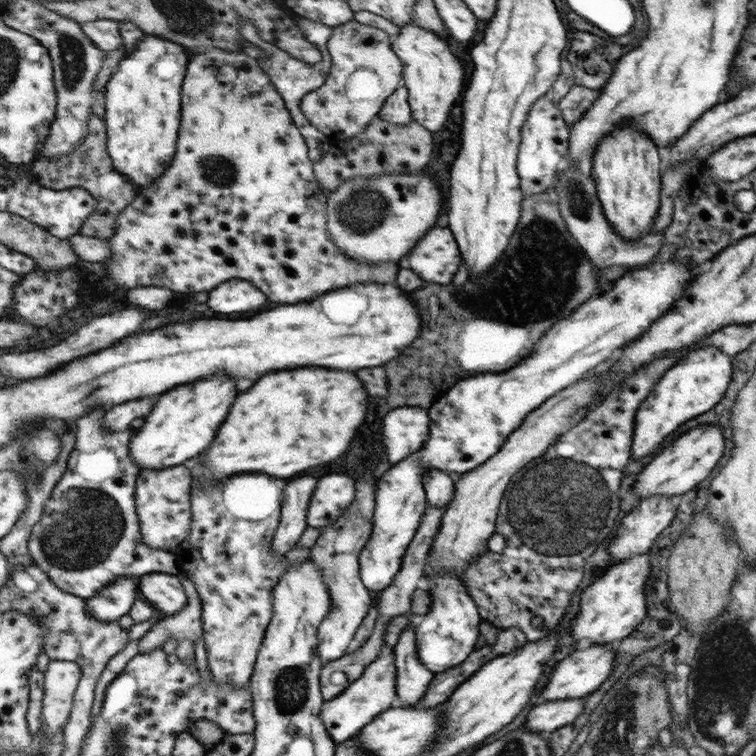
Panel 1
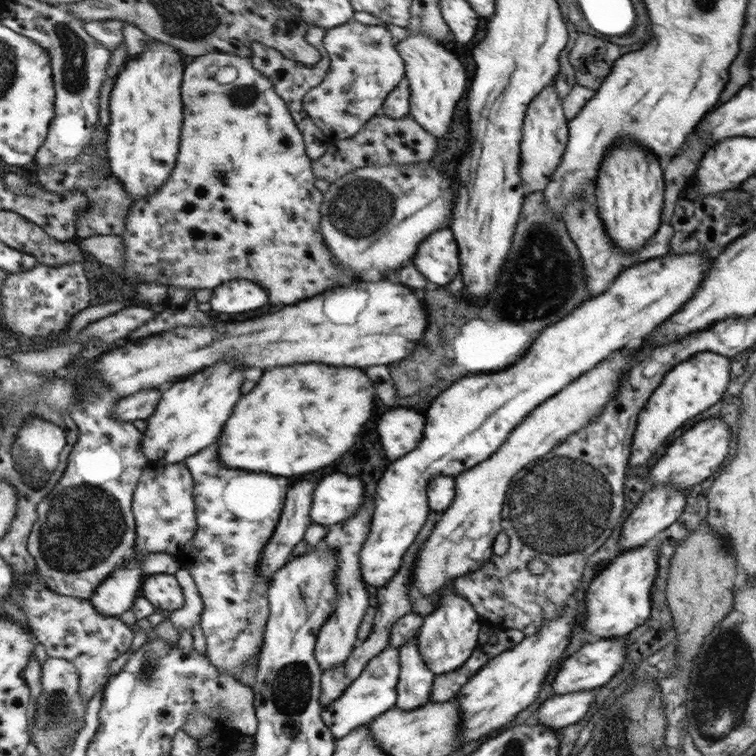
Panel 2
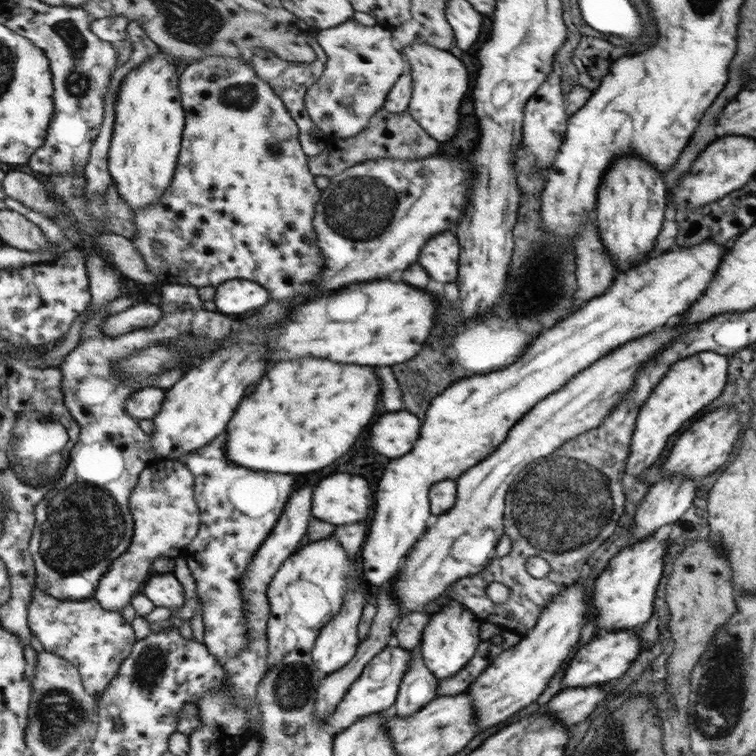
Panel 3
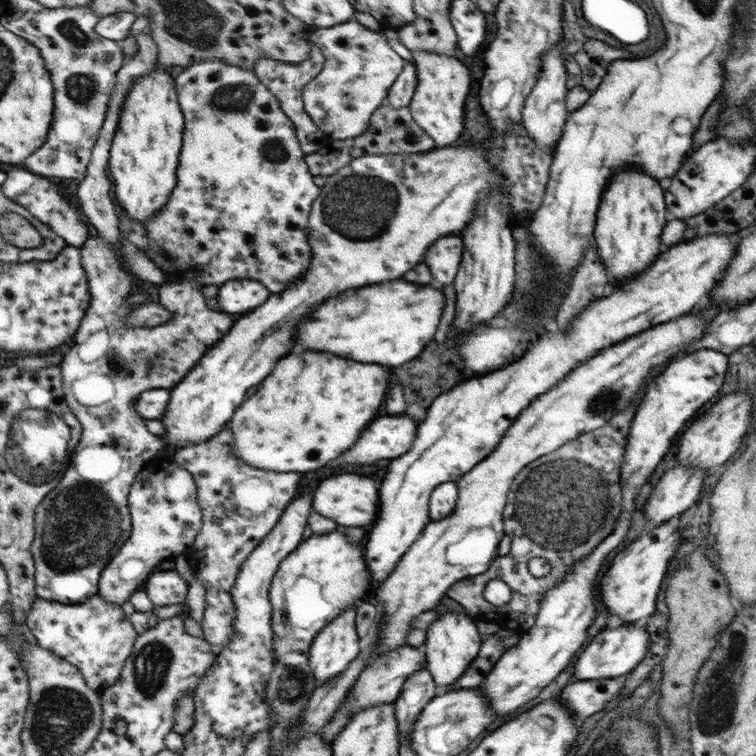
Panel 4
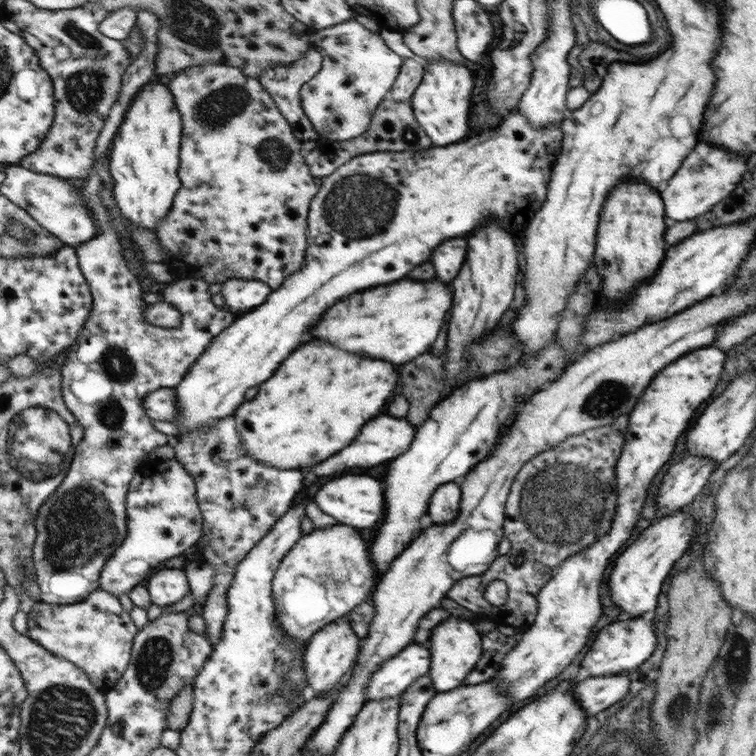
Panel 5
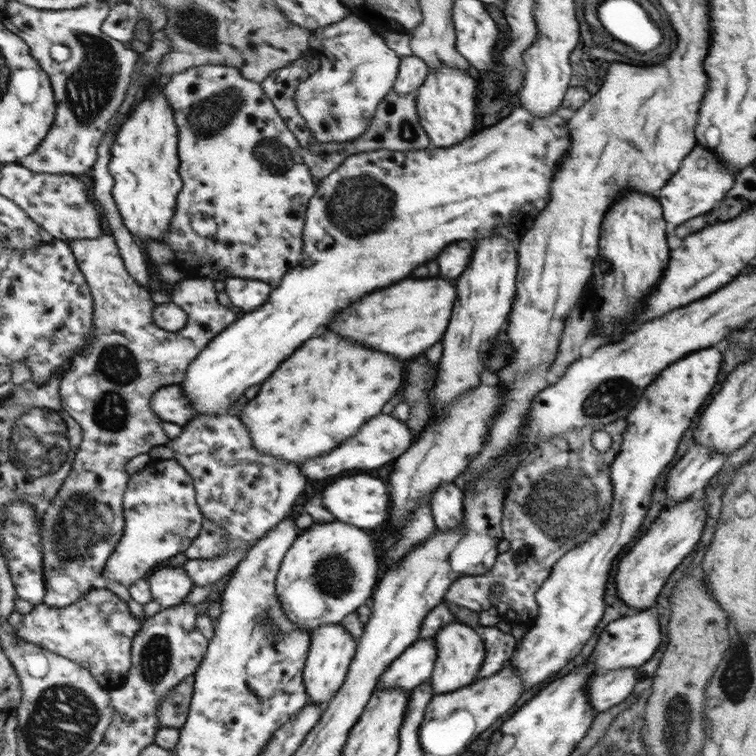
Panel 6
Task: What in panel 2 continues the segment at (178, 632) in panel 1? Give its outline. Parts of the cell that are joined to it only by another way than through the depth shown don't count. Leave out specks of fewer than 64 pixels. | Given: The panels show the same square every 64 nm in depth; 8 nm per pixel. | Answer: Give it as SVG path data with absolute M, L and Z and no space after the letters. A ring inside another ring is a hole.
M181 563L179 571L174 575L178 578L180 586L184 588L185 605L183 605L183 608L173 611L169 619L179 632L185 629L191 634L193 625L195 625L195 623L200 623L202 602L199 598L198 590L194 586L191 575L189 575L189 571L185 569L185 564Z

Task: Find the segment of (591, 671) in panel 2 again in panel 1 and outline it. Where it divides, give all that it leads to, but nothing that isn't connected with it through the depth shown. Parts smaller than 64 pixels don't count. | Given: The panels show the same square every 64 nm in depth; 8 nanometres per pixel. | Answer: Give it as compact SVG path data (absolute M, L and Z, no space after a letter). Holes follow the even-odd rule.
M589 644L584 647L576 647L567 657L563 658L555 664L553 670L548 676L548 681L541 690L542 697L545 701L563 700L577 697L585 697L595 690L603 680L607 680L607 676L611 674L611 666L615 663L616 654L613 649L607 649L607 645Z

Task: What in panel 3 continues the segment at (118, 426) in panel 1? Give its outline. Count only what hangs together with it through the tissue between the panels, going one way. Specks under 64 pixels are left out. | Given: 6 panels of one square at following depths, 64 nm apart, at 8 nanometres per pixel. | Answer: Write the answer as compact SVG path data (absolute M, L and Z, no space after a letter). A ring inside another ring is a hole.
M147 387L139 390L129 398L128 402L125 402L127 413L139 420L153 420L163 408L163 402L167 398L165 394L166 390L159 387Z

